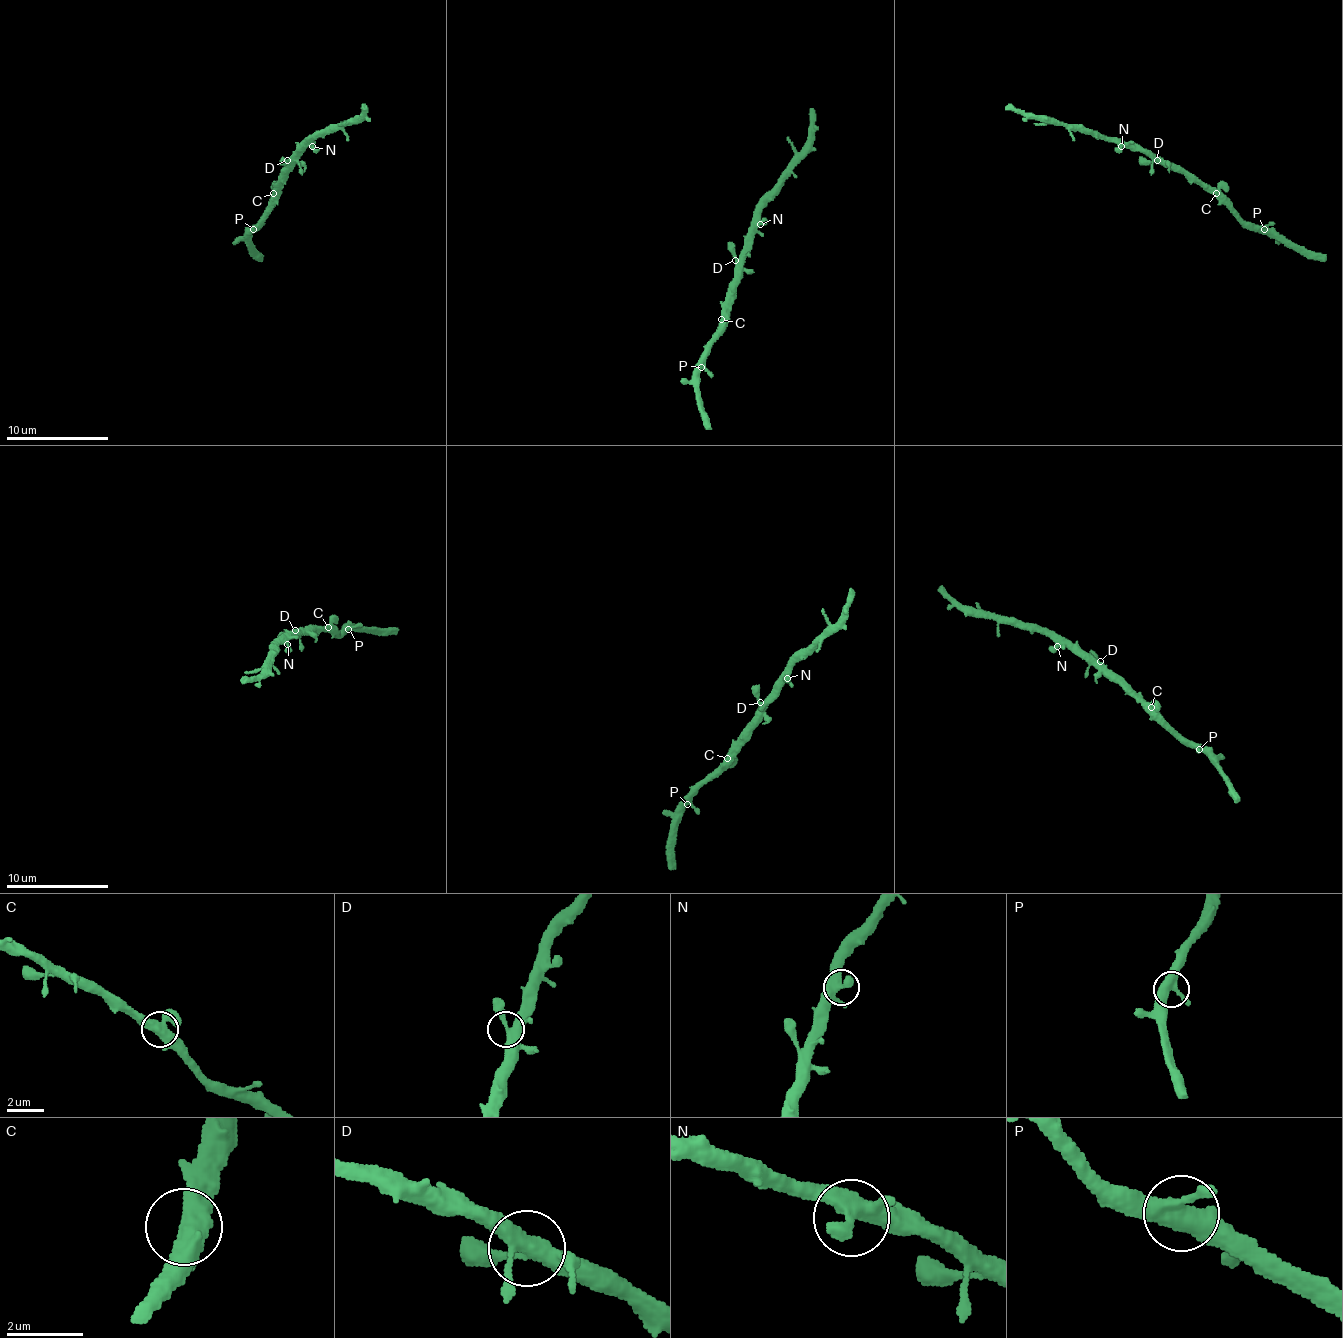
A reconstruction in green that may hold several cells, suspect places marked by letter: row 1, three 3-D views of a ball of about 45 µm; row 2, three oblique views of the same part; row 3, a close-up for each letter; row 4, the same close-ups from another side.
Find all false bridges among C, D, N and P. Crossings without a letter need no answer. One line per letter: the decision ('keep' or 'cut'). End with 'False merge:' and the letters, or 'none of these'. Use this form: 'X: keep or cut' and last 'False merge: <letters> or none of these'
C: keep
D: keep
N: keep
P: keep
False merge: none of these

